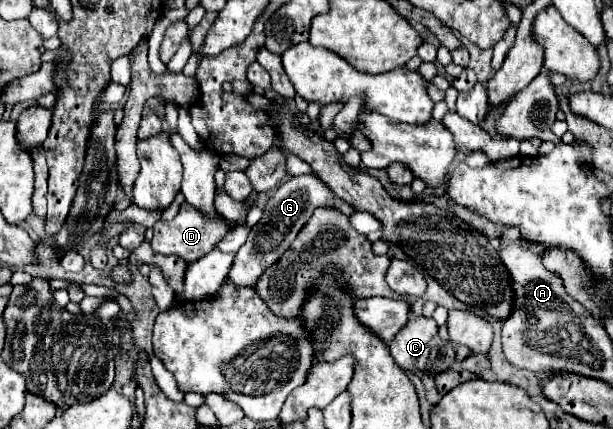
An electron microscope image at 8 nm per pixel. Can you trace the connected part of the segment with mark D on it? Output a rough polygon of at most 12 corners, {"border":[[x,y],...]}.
{"border":[[183,202],[157,222],[151,248],[187,264],[209,254],[231,226]]}

